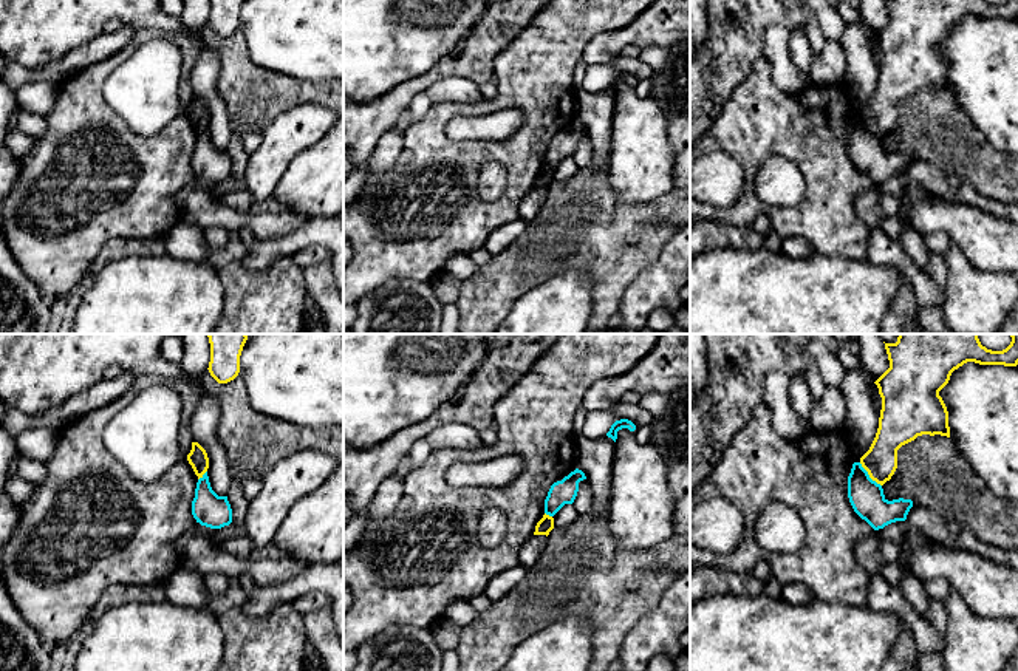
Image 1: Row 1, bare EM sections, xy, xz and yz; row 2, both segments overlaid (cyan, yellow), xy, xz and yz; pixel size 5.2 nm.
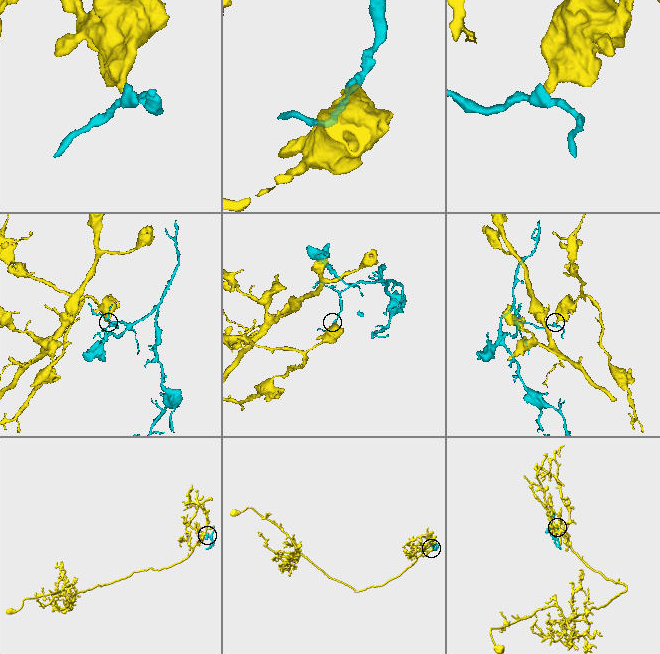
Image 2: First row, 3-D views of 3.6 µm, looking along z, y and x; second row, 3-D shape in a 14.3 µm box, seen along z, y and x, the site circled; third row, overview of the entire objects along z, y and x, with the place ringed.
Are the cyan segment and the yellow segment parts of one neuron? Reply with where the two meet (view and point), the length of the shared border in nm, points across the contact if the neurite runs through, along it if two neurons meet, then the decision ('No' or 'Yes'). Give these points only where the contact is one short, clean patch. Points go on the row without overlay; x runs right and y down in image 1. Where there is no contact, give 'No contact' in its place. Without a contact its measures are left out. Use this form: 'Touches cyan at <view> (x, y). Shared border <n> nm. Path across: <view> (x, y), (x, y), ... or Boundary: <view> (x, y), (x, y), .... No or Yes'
Touches cyan at yz (868, 129). Shared border 170 nm. Boundary: yz (859, 116), (881, 139). No

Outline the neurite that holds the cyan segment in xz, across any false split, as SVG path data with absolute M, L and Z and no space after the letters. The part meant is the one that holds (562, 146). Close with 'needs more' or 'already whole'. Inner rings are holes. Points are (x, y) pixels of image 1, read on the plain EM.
M576 122L562 135L554 136L545 153L545 167L554 170L565 158L572 158L579 145L579 136L583 133L586 133L585 127Z; already whole

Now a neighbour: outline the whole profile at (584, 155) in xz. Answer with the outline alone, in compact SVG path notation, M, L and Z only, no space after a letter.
M588 133L579 136L579 145L572 158L579 169L585 169L593 164L593 145Z

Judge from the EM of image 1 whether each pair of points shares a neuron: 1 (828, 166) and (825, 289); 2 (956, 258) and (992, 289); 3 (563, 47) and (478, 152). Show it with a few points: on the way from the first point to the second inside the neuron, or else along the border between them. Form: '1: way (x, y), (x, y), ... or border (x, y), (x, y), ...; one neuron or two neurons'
1: border (814, 251), (862, 260); two neurons
2: way (963, 268), (983, 288); one neuron
3: way (540, 81), (540, 121), (512, 149); one neuron

